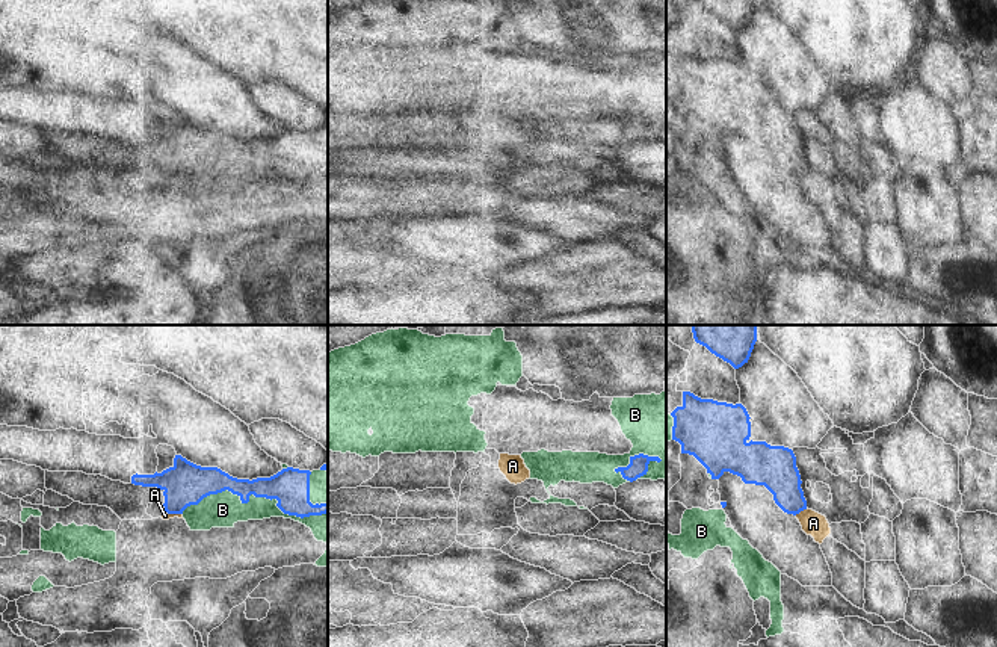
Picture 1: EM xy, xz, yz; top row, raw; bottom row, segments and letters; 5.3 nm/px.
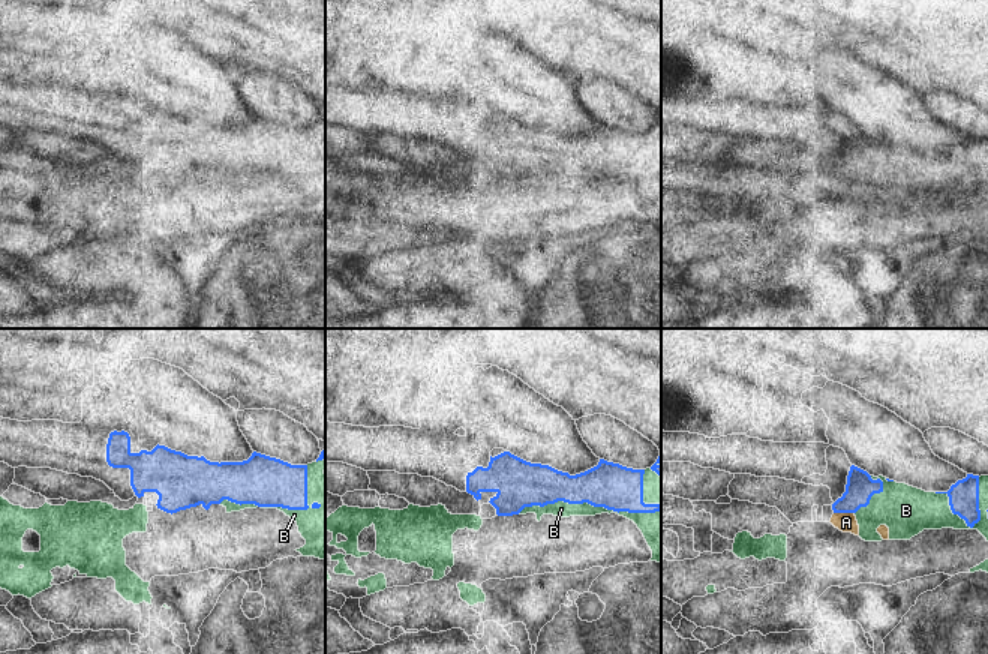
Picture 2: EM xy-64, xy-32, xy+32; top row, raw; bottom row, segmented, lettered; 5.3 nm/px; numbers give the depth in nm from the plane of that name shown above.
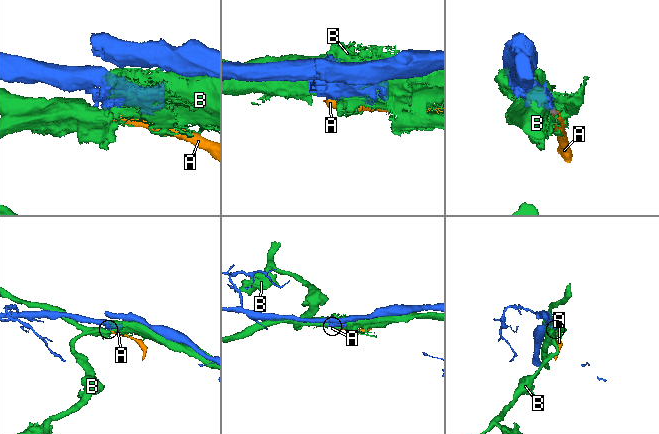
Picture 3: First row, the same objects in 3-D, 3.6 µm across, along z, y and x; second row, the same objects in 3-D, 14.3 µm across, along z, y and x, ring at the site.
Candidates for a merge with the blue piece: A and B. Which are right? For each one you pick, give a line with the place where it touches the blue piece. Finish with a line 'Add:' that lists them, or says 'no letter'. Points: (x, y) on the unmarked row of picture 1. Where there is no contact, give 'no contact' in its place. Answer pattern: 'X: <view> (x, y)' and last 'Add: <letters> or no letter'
Add: no letter

